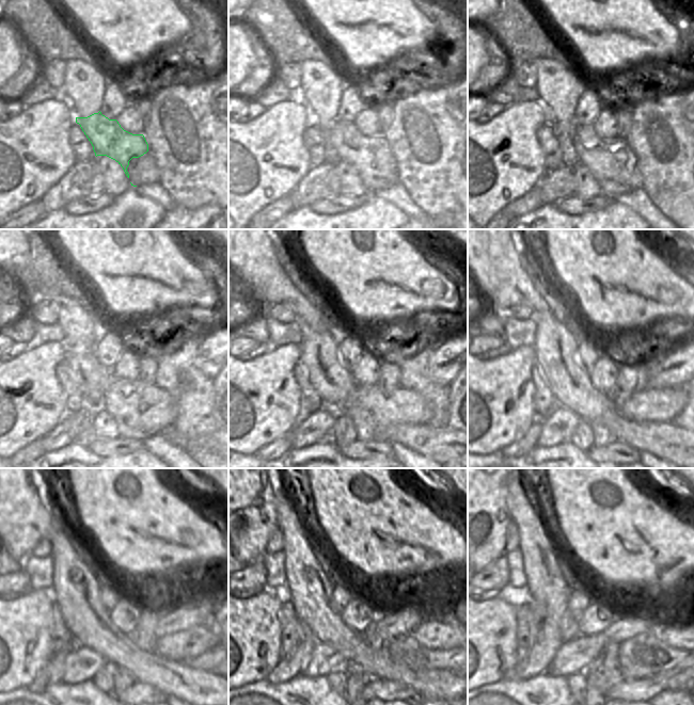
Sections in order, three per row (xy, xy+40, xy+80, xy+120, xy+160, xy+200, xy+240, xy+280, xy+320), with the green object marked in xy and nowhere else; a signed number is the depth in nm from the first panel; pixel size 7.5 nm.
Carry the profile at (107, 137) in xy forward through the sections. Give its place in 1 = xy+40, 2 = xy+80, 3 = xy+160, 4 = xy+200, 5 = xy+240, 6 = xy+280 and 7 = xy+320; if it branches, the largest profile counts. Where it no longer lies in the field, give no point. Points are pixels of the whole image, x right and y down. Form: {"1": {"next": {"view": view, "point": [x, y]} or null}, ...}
{"1": {"next": {"view": "xy+40", "point": [372, 157]}}, "2": {"next": {"view": "xy+80", "point": [611, 161]}}, "3": {"next": {"view": "xy+160", "point": [374, 410]}}, "4": {"next": {"view": "xy+200", "point": [663, 404]}}, "5": {"next": {"view": "xy+240", "point": [191, 642]}}, "6": {"next": {"view": "xy+280", "point": [443, 631]}}, "7": {"next": {"view": "xy+320", "point": [684, 636]}}}

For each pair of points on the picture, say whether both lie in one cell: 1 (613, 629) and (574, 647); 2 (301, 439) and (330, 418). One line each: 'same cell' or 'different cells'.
1: same cell
2: same cell

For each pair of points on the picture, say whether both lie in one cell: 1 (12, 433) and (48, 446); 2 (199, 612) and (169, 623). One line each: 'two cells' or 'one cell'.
1: two cells
2: one cell

